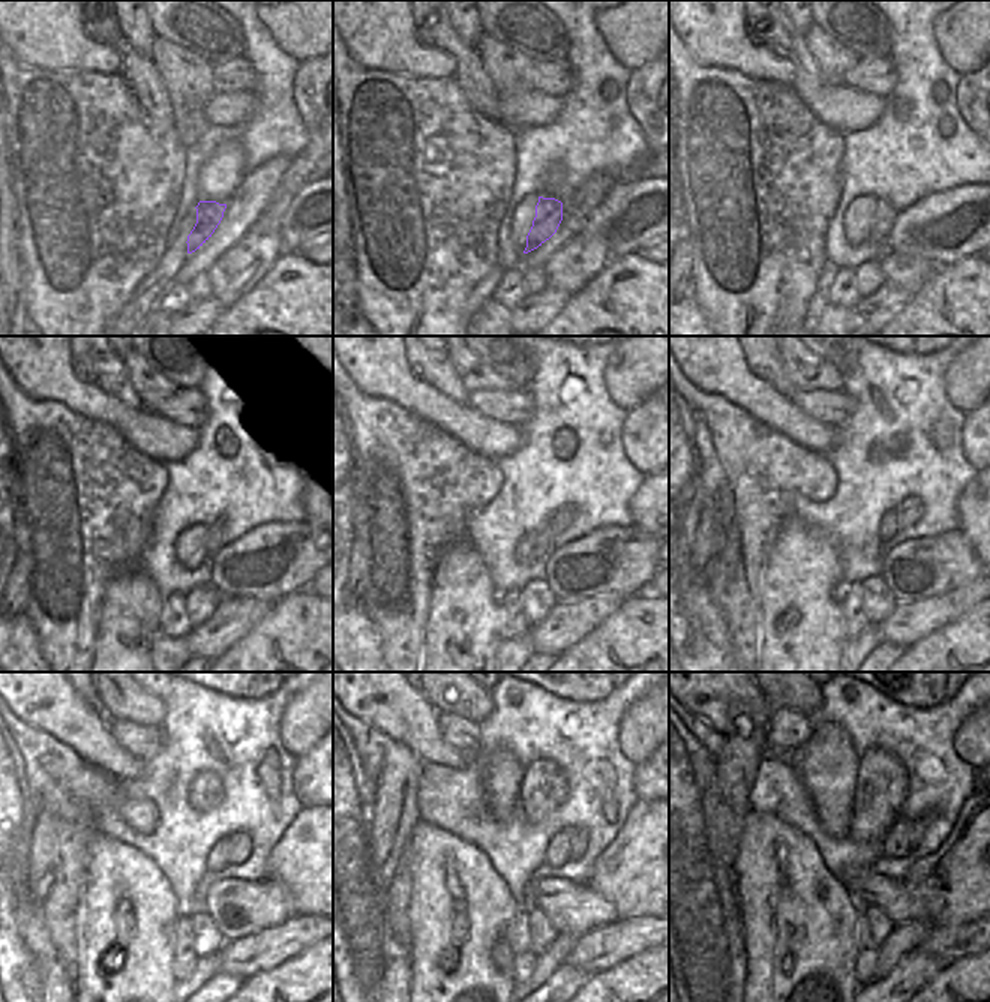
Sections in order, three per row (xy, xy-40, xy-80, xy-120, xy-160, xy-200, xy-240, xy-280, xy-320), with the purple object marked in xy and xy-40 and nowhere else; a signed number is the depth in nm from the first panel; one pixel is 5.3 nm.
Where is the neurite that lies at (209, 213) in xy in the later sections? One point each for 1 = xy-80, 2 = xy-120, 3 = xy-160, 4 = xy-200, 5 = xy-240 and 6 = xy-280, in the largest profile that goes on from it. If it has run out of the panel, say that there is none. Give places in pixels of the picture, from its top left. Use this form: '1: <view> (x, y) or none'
1: xy-80 (884, 218)
2: xy-120 (213, 545)
3: xy-160 (551, 531)
4: xy-200 (888, 527)
5: xy-240 (216, 860)
6: xy-280 (557, 852)

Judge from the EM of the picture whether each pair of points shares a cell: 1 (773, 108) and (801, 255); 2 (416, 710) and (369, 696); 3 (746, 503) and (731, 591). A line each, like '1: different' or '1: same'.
1: same
2: same
3: same

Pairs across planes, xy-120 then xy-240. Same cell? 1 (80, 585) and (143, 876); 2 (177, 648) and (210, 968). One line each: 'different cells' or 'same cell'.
1: different cells
2: same cell

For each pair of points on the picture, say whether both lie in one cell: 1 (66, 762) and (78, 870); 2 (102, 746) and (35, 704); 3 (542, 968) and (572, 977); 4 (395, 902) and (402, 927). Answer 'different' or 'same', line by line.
1: same
2: same
3: different
4: same

